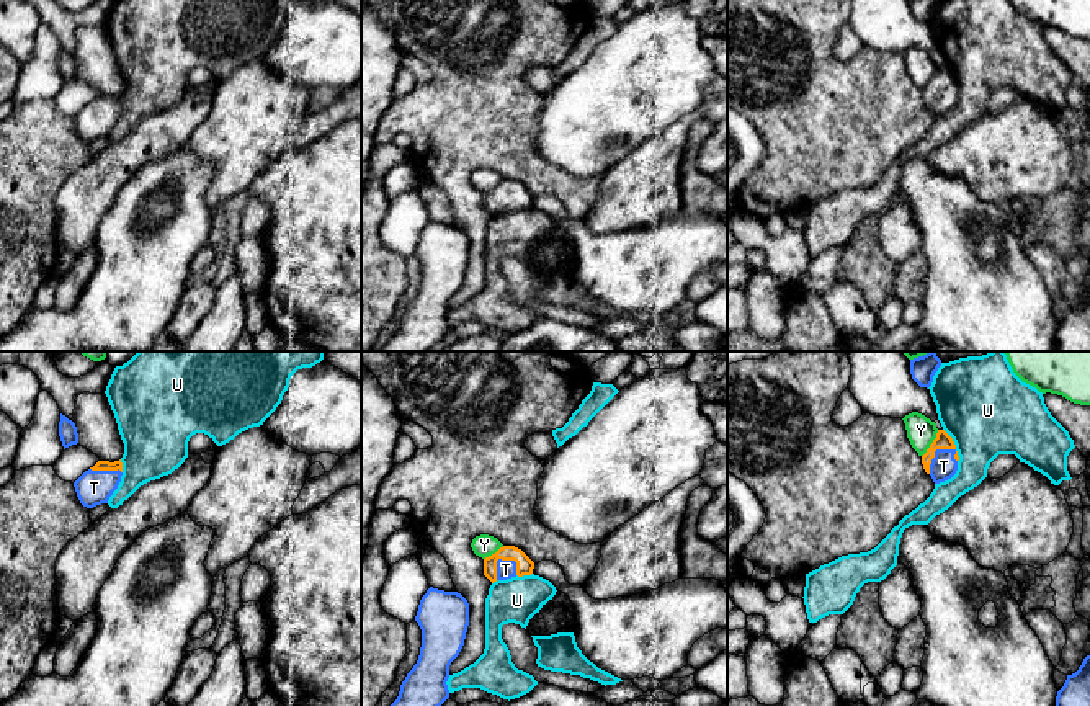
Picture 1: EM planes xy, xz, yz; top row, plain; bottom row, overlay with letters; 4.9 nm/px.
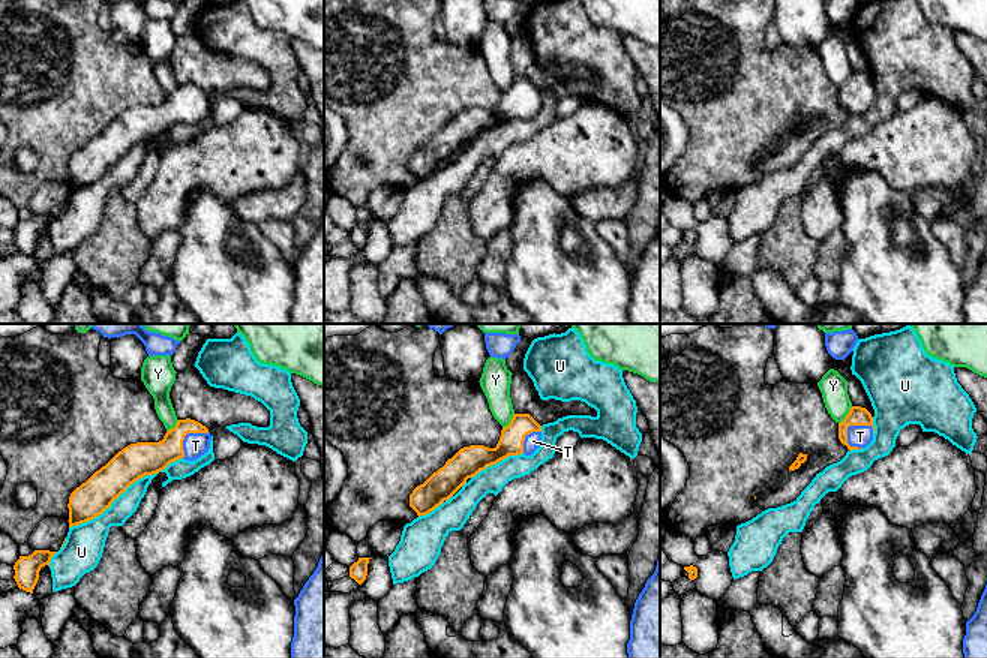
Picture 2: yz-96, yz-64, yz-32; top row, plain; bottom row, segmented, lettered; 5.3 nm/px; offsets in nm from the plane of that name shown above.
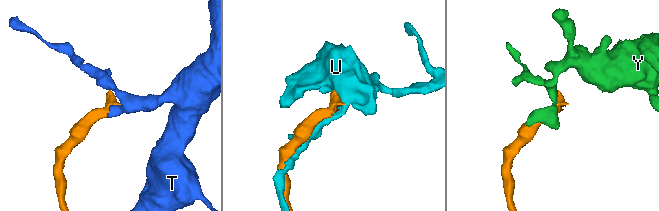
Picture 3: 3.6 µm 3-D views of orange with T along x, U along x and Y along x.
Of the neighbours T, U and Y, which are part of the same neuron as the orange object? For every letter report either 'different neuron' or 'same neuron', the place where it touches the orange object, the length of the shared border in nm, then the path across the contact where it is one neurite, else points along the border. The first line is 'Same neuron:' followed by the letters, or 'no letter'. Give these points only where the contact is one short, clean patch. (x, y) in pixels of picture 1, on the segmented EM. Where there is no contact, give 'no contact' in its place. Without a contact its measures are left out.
Same neuron: T
T: same neuron | yz (933, 453) | 180 nm | across yz (943, 440), (933, 453), (943, 466)
U: different neuron | yz (955, 445) | 180 nm
Y: different neuron | yz (932, 443) | 160 nm

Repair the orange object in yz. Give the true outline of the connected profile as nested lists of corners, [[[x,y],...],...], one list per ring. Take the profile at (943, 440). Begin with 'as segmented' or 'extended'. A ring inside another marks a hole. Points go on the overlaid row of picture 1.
extended; [[[938,430],[936,438],[922,456],[925,472],[931,476],[935,484],[945,482],[956,474],[958,461],[953,438],[945,430]]]

